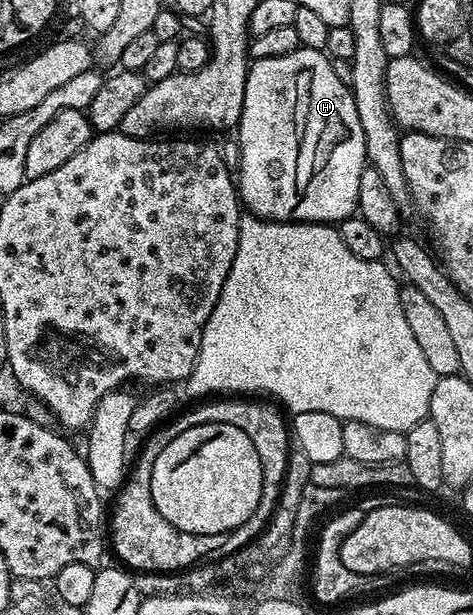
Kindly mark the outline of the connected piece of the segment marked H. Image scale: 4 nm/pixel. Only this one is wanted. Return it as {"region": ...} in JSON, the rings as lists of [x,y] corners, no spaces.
{"region":[[[300,46],[295,51],[283,54],[268,54],[265,60],[255,61],[250,75],[245,82],[244,109],[240,115],[238,133],[240,132],[240,176],[238,172],[238,196],[243,207],[253,216],[259,216],[262,220],[277,224],[291,224],[303,222],[305,224],[328,224],[347,220],[357,211],[360,195],[358,186],[362,180],[362,174],[368,164],[368,151],[366,150],[366,138],[362,130],[362,122],[358,120],[358,106],[356,97],[347,79],[344,80],[336,73],[337,65],[330,59],[327,51]]]}

